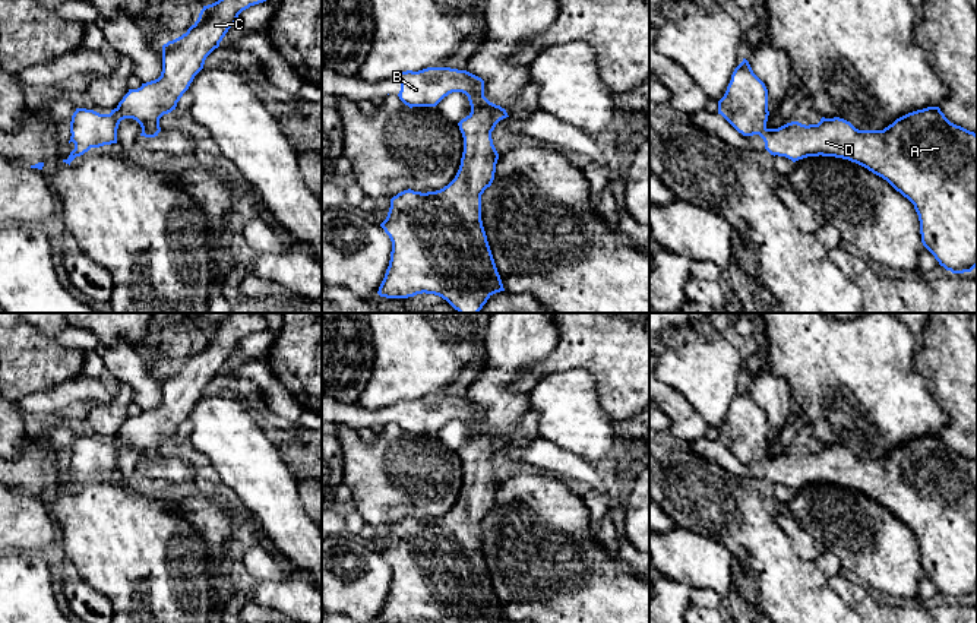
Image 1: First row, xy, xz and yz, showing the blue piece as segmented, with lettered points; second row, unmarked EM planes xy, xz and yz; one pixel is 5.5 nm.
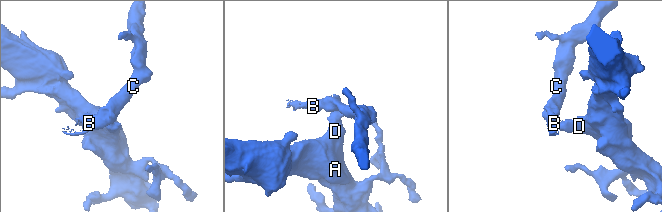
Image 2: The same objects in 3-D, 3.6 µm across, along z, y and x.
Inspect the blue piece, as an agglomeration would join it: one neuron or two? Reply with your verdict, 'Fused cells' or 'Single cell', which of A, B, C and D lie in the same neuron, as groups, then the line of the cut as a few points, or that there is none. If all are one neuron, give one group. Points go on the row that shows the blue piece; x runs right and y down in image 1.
Fused cells. Groups: A D / B C. Split along xz (483, 94), (471, 94), (468, 97)

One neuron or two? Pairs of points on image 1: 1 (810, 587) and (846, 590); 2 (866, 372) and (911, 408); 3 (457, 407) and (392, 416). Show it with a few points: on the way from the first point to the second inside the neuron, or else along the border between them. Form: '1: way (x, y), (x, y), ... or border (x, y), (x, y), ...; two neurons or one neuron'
1: border (827, 578), (831, 588), (851, 607); two neurons
2: way (878, 383), (900, 405); one neuron
3: way (440, 408), (429, 414), (408, 414); one neuron

